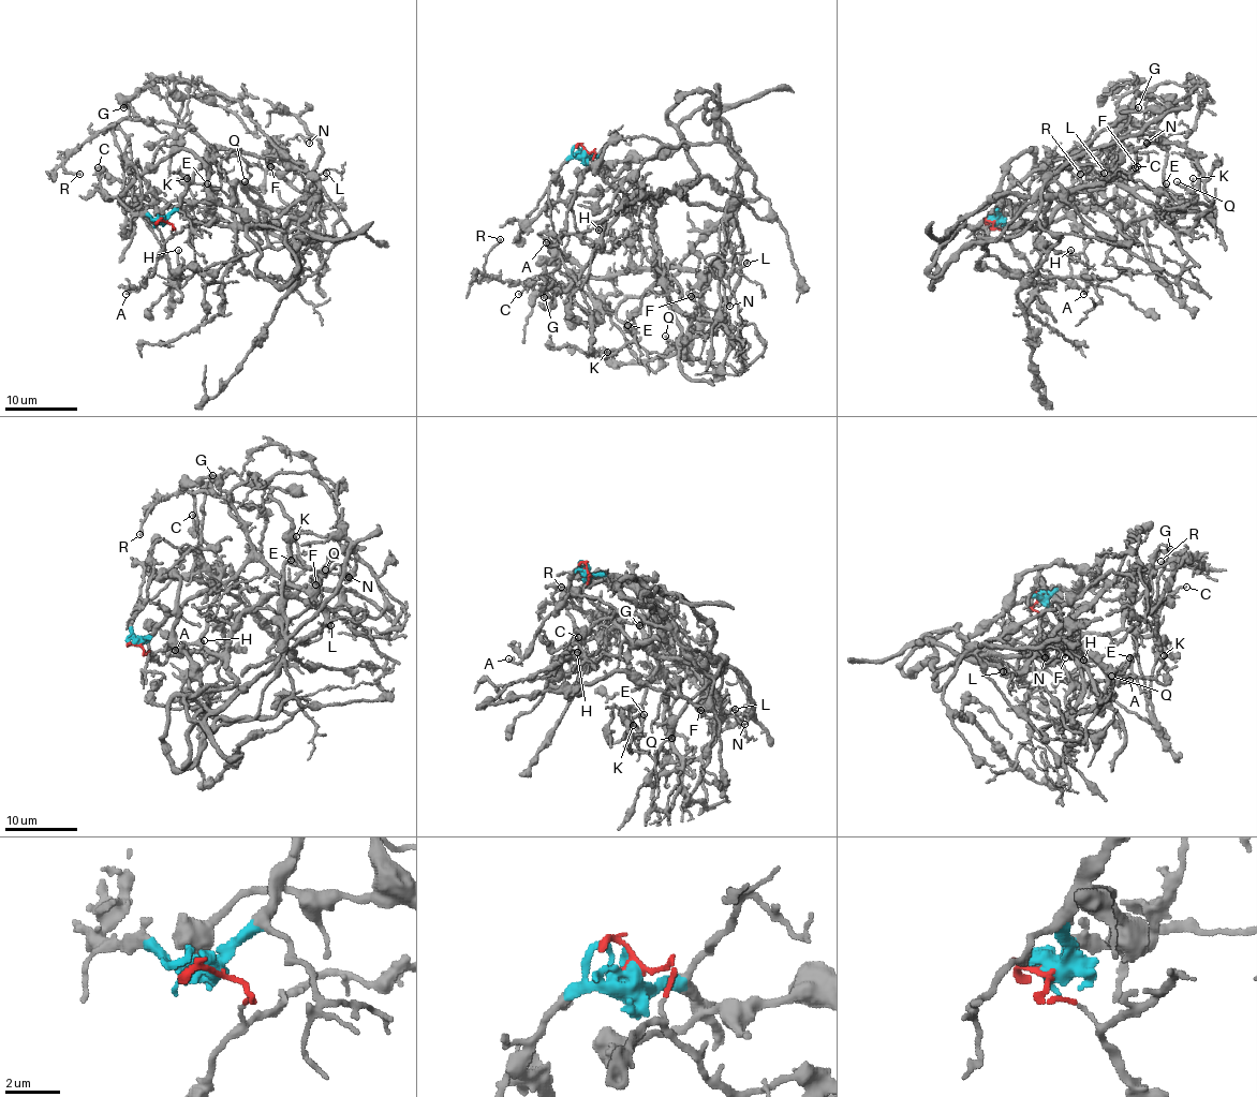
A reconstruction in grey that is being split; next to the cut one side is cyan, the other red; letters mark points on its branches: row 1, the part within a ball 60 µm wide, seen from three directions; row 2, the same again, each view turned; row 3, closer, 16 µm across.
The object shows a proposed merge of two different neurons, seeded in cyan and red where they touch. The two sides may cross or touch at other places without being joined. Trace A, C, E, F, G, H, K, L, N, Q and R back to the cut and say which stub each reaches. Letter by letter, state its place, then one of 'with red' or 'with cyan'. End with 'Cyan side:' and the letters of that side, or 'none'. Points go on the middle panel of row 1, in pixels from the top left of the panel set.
A: (546, 242) | with red
C: (518, 294) | with red
E: (627, 325) | with red
F: (691, 296) | with cyan
G: (544, 297) | with cyan
H: (599, 230) | with red
K: (607, 352) | with red
L: (747, 263) | with cyan
N: (729, 306) | with cyan
Q: (665, 336) | with cyan
R: (500, 239) | with cyan
Cyan side: F, G, L, N, Q, R

